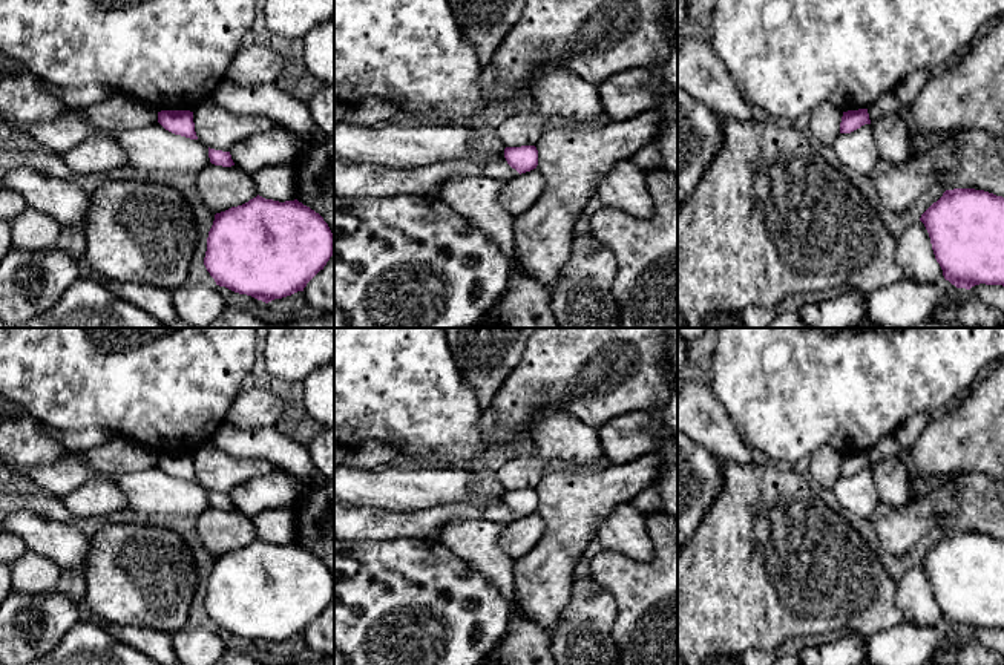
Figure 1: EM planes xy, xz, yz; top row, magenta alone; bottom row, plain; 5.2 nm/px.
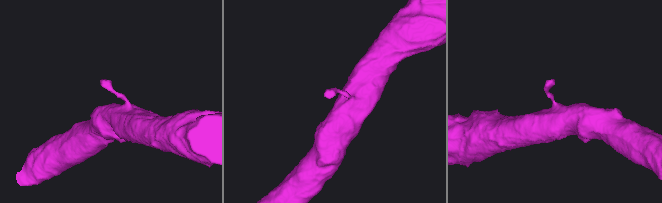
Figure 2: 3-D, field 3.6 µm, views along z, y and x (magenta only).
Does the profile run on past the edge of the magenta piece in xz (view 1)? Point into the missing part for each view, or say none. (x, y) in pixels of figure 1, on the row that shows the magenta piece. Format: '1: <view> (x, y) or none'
1: none

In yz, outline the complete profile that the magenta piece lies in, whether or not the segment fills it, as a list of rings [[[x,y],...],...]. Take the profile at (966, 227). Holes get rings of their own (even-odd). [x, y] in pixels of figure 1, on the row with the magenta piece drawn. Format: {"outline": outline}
{"outline": [[[946,190],[920,218],[943,276],[956,288],[1004,287],[1004,198]]]}

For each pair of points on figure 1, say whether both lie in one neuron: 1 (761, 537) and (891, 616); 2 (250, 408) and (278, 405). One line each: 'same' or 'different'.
1: same
2: same

